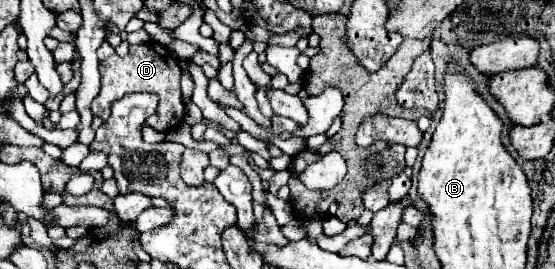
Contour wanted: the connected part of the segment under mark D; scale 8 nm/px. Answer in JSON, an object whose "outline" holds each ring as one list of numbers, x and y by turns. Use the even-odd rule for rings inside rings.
{"outline":[[150,41,142,45,131,45,126,57,118,57,112,55,108,59,104,59,100,63,100,75,102,75,102,87,100,93,96,95,96,99,92,101,92,115,100,117,102,121,108,119,110,115,110,103,124,97,126,93,138,93,138,91,150,91,158,95,158,109,152,117,148,117,148,125,158,129,158,119,160,117,172,117,174,113,178,117,184,117,184,103,180,97,178,103,178,77,182,77,178,59,172,51,168,51,168,47,164,47,156,41]]}

